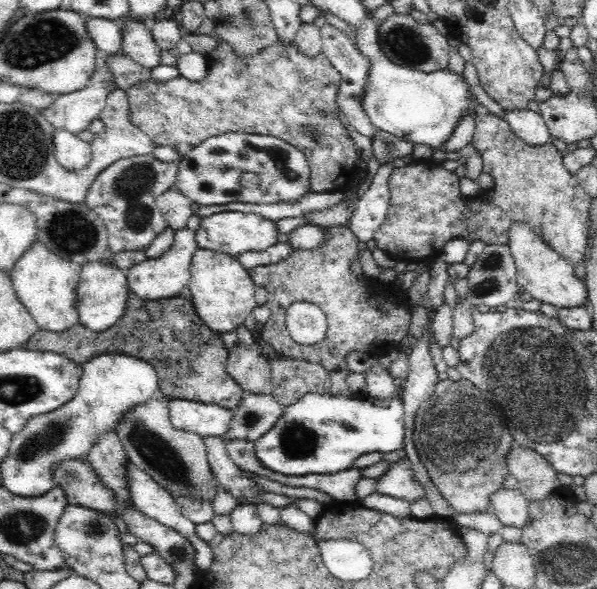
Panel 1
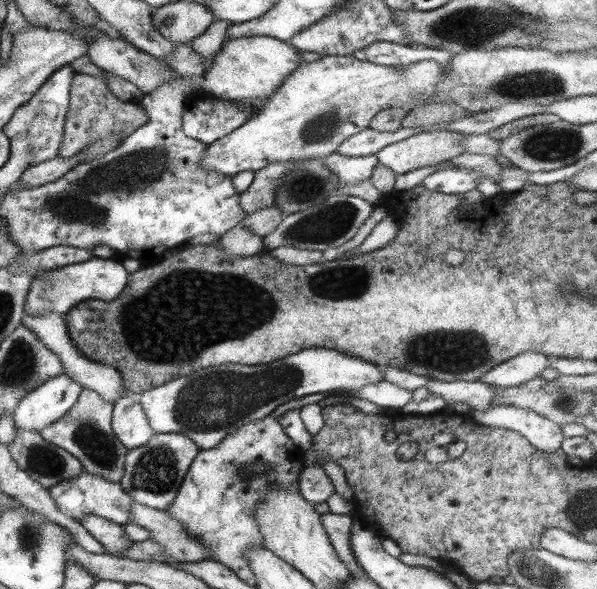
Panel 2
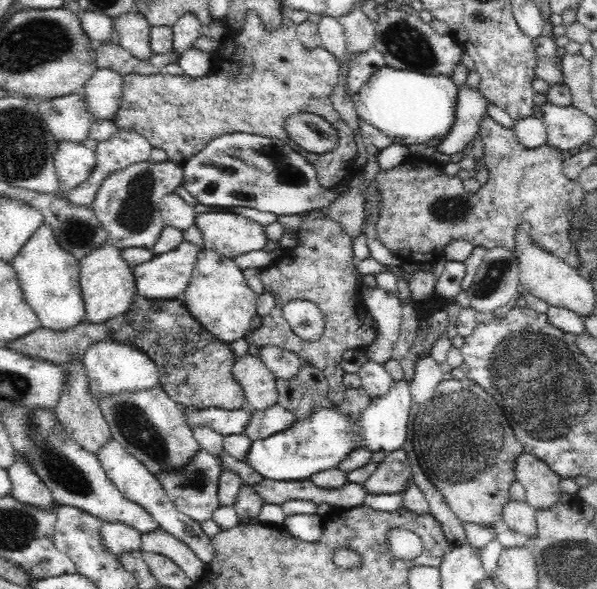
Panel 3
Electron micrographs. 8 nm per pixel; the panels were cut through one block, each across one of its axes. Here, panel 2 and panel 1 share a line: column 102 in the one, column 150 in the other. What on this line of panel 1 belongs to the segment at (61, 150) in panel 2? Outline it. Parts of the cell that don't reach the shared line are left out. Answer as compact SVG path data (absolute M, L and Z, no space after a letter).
M277 40L261 53L245 59L236 54L208 54L206 57L208 70L206 76L198 82L182 76L168 82L156 82L151 78L125 90L130 103L129 117L132 124L148 135L154 144L172 146L180 156L184 156L190 148L198 146L203 140L228 132L275 136L303 152L303 160L310 169L308 187L318 193L339 190L336 186L338 178L346 172L358 170L355 163L357 152L352 137L339 119L337 92L341 80L338 71L322 53L306 57L294 44L284 47Z

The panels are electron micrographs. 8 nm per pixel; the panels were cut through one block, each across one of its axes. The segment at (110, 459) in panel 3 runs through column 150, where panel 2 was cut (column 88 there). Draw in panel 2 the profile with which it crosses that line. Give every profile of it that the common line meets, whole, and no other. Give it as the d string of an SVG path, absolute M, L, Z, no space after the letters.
M83 471L79 477L60 482L47 490L59 512L62 512L67 518L79 521L84 516L92 514L119 525L131 522L130 508L133 500L119 483L107 482L104 478Z

